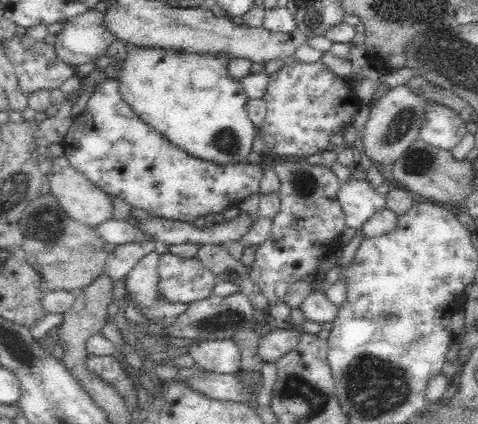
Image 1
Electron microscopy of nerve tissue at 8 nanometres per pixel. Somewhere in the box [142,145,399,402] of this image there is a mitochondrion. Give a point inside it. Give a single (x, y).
(222, 321)

